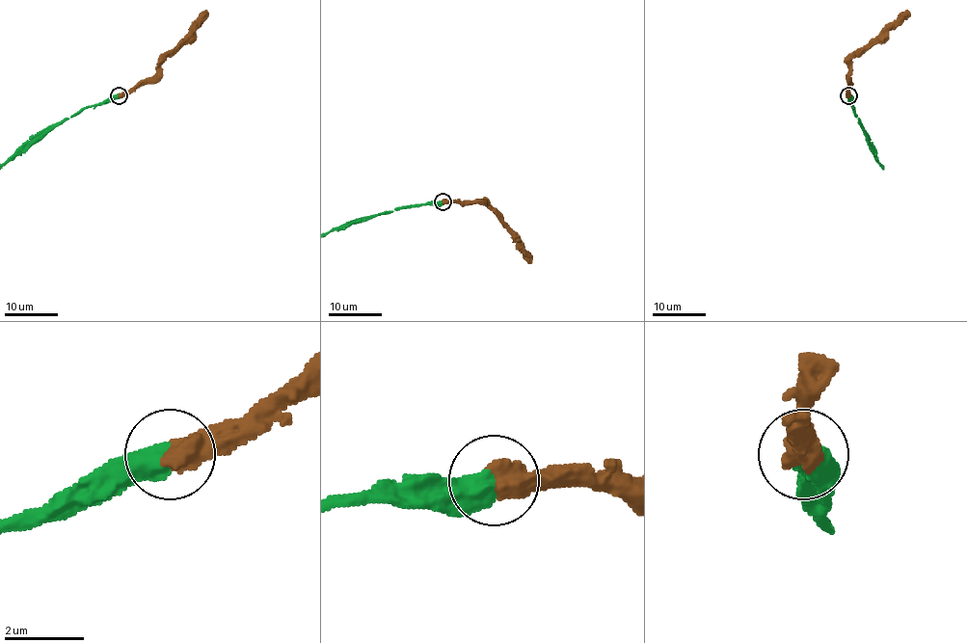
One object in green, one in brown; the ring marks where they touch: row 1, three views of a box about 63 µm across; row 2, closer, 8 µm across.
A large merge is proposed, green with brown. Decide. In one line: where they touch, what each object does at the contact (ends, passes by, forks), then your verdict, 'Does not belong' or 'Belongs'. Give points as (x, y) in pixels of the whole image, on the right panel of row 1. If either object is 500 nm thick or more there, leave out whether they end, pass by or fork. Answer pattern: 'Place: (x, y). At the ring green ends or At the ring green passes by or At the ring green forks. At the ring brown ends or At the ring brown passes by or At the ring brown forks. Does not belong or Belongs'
Place: (848, 95). Belongs

